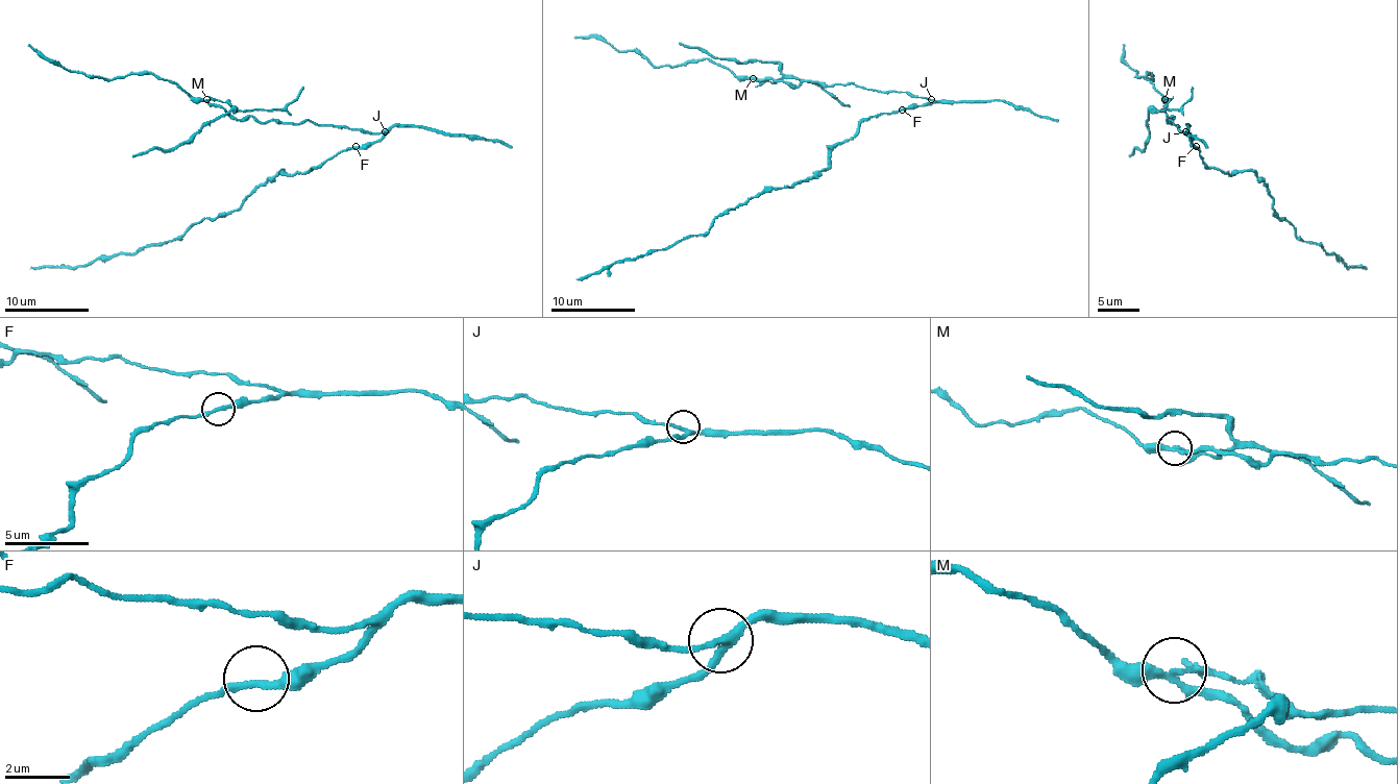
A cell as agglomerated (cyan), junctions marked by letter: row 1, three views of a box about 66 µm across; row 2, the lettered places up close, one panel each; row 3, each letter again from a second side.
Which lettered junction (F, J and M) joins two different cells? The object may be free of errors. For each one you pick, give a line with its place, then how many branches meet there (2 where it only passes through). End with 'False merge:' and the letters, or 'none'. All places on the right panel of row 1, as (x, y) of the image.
M: Place: (1164, 99). Branches: 3
False merge: M

